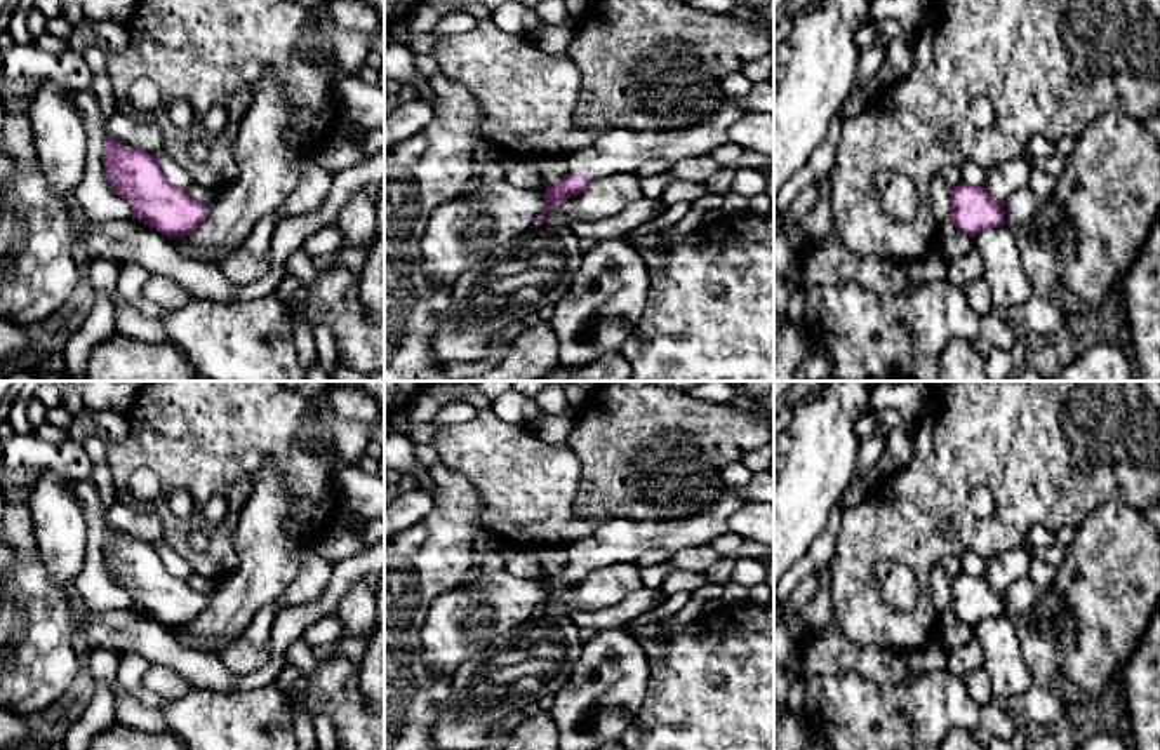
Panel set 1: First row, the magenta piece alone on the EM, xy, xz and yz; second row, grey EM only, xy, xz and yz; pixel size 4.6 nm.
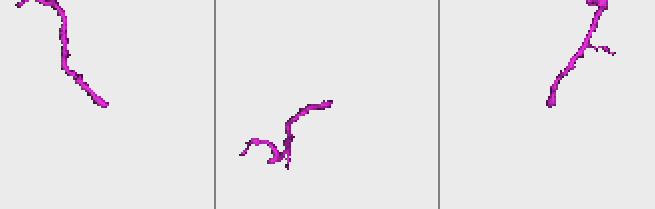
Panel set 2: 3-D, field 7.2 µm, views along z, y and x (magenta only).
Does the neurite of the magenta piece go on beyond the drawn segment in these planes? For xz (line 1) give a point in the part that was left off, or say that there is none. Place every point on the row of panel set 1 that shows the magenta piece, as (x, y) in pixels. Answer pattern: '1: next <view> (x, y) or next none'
1: next xz (618, 150)

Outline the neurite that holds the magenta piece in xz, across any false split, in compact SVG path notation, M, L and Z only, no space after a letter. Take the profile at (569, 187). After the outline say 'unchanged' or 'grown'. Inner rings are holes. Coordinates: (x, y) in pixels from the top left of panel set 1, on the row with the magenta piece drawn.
M725 97L706 120L692 127L671 132L605 131L588 148L567 157L567 176L546 186L548 200L539 223L555 205L584 191L598 177L637 172L650 158L678 164L710 155L730 141L730 127L748 111L734 97Z | grown

